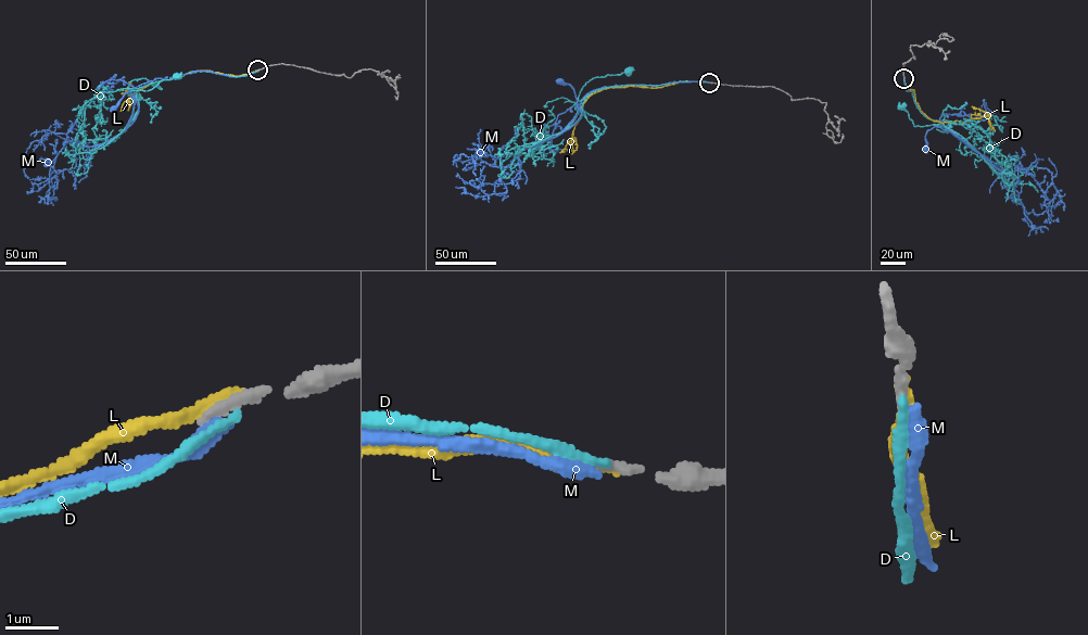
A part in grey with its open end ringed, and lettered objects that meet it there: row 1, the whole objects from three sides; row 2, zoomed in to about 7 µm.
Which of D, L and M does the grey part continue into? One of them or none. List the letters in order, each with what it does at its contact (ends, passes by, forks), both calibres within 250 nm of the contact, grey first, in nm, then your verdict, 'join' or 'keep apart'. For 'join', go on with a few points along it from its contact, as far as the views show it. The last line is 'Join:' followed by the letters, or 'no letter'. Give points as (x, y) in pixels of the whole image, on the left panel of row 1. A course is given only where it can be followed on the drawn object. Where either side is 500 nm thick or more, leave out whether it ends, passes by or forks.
D: it ends there; 200 nm thick on the grey side, 160 nm on the other; keep apart
L: it ends there; 200 nm thick on the grey side, 240 nm on the other; keep apart
M: it ends there; 180 nm thick on the grey side, 300 nm on the other; keep apart
Join: no letter

